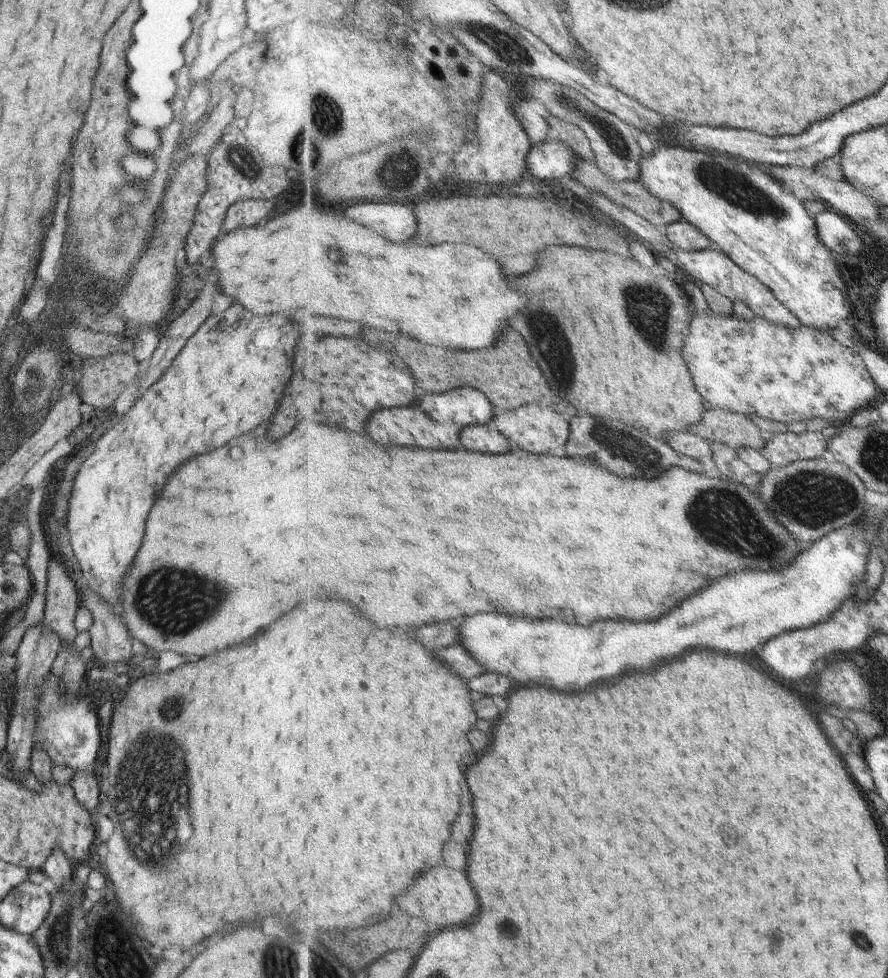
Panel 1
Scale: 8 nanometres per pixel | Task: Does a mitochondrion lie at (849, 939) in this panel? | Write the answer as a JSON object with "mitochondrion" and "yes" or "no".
{"mitochondrion":"yes"}

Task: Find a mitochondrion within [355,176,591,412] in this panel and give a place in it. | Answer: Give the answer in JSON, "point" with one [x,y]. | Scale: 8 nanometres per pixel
{"point":[542,325]}

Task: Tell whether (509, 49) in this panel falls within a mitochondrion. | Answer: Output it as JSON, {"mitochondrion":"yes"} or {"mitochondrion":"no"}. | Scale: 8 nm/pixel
{"mitochondrion":"yes"}

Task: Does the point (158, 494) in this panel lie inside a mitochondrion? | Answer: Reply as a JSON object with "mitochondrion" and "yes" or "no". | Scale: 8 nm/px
{"mitochondrion":"no"}

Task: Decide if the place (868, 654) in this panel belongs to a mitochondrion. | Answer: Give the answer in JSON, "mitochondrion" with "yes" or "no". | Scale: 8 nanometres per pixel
{"mitochondrion":"no"}

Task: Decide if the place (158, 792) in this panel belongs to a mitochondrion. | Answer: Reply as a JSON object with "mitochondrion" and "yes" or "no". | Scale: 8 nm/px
{"mitochondrion":"yes"}

